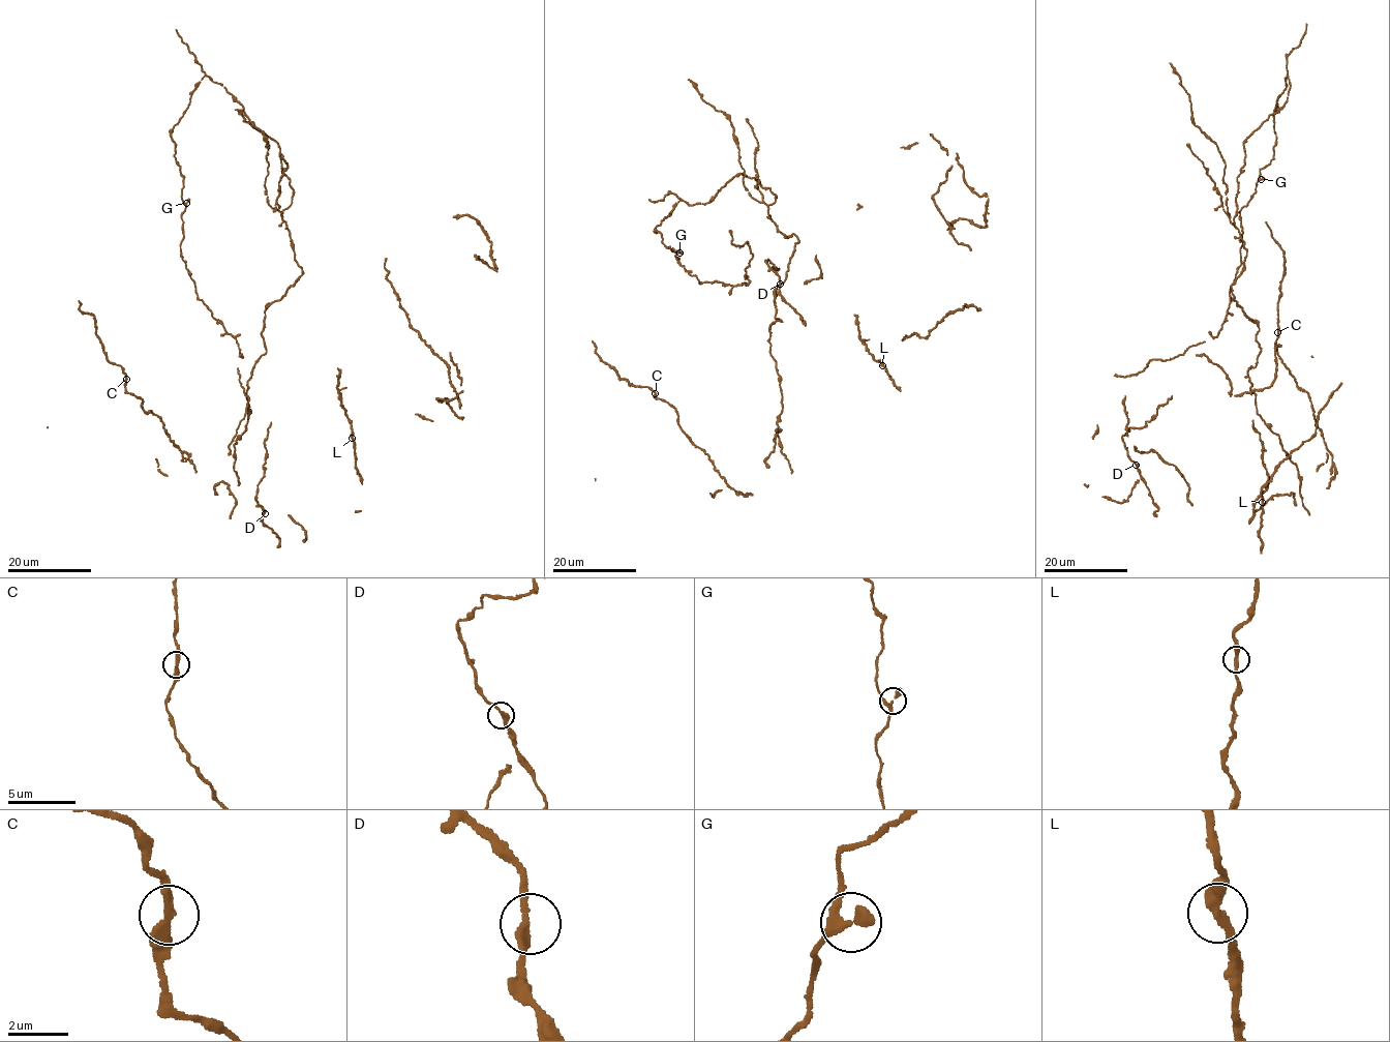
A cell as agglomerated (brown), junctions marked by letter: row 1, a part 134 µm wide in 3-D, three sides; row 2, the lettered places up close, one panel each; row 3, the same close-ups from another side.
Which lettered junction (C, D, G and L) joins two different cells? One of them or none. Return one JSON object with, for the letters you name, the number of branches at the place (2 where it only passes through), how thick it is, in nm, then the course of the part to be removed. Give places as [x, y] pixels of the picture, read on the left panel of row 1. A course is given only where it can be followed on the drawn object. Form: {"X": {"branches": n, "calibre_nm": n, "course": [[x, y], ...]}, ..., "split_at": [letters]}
{"split_at": []}

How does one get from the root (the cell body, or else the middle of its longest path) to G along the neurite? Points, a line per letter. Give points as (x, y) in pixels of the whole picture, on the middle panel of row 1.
G: (731, 179), (711, 202), (691, 205), (681, 200), (670, 216), (657, 226), (664, 246), (680, 252)

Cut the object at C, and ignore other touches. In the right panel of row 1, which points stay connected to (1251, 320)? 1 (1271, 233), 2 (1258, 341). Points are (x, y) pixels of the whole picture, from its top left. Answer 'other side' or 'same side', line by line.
1: other side
2: same side

